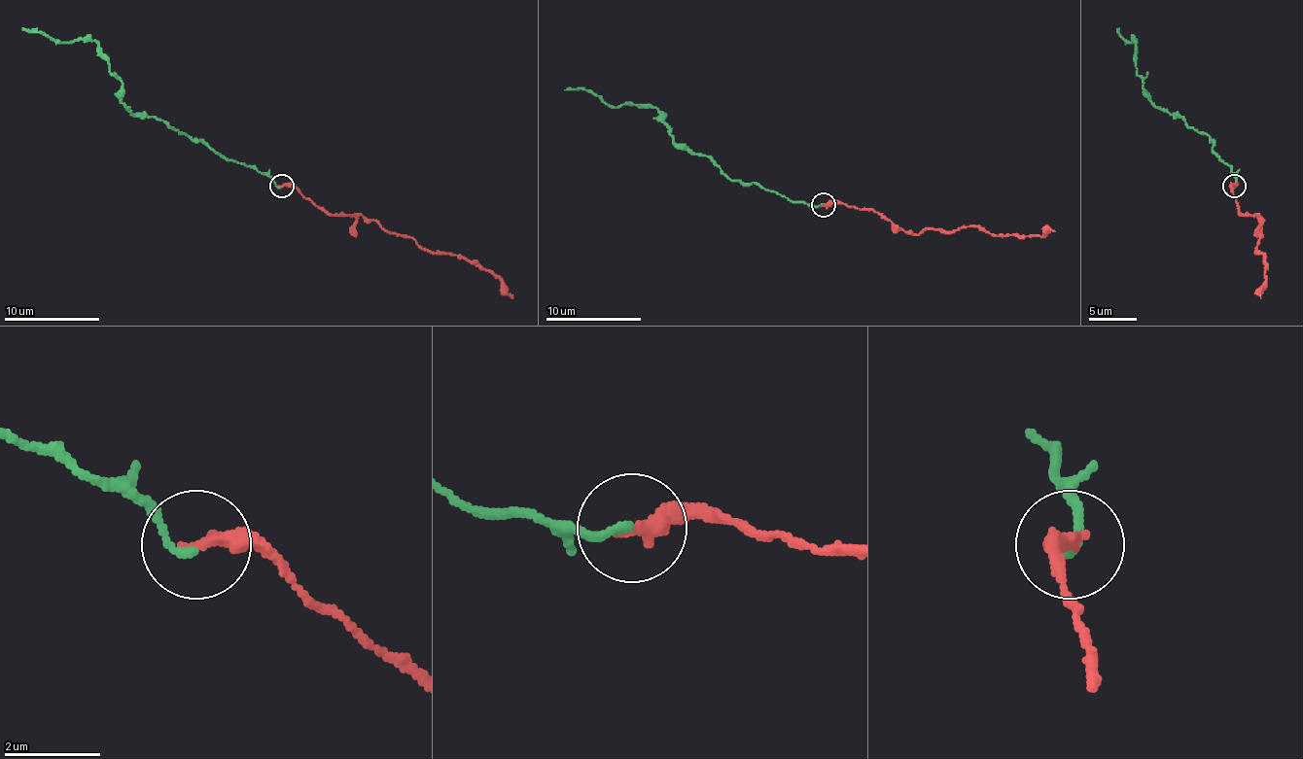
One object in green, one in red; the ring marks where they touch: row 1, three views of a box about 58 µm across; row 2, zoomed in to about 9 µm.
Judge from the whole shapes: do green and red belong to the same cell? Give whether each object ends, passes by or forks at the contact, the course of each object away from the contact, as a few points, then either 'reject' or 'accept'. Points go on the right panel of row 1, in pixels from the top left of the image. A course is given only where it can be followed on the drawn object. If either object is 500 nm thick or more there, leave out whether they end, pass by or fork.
green ends | red ends | green via (1235, 187), (1232, 169), (1211, 141), (1148, 100), (1137, 74), (1137, 43), (1127, 43), (1119, 28) | red via (1235, 187), (1237, 210), (1263, 220), (1256, 251), (1263, 254), (1266, 282), (1258, 294), (1261, 298) | accept

